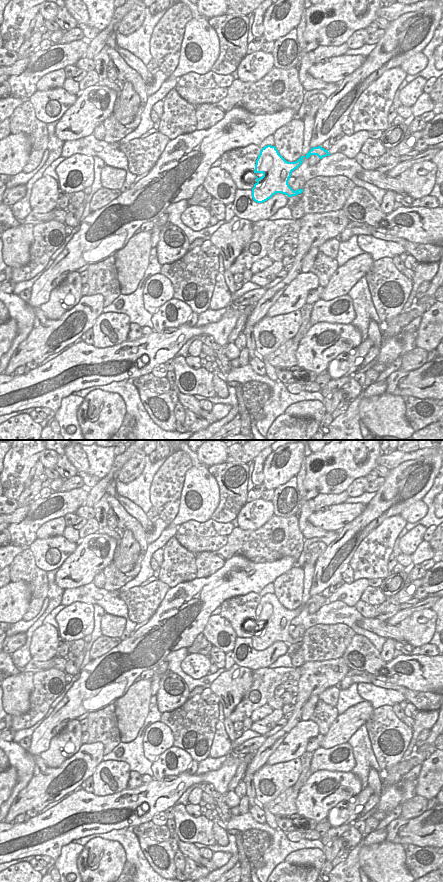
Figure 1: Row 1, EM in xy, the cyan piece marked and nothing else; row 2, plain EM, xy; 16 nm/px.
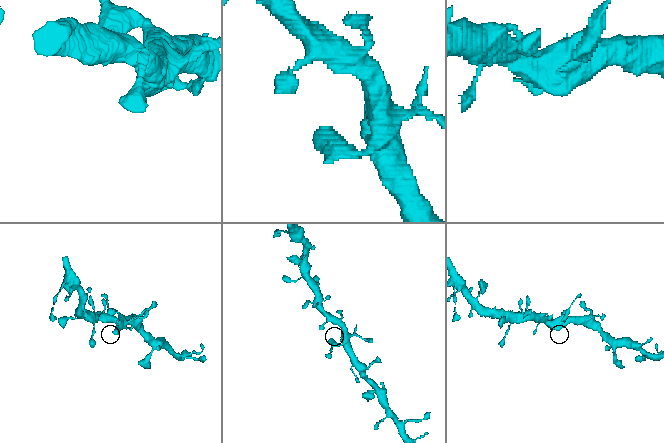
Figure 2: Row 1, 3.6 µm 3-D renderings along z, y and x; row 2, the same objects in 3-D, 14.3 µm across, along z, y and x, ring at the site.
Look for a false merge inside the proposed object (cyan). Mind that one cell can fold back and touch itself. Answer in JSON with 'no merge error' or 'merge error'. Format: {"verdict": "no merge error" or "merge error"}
{"verdict": "no merge error"}

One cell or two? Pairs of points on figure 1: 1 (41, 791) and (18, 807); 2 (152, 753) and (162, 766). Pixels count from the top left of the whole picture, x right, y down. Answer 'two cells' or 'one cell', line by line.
1: one cell
2: two cells

